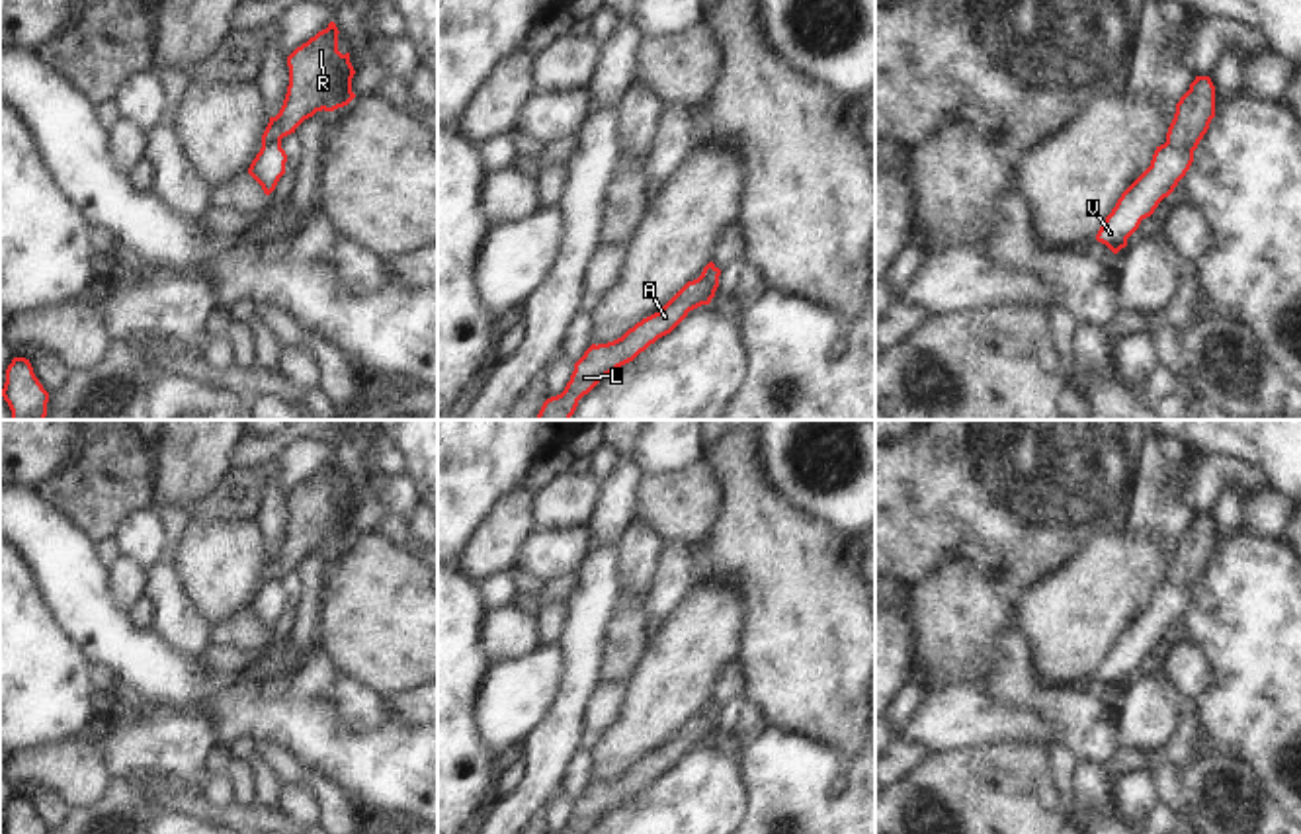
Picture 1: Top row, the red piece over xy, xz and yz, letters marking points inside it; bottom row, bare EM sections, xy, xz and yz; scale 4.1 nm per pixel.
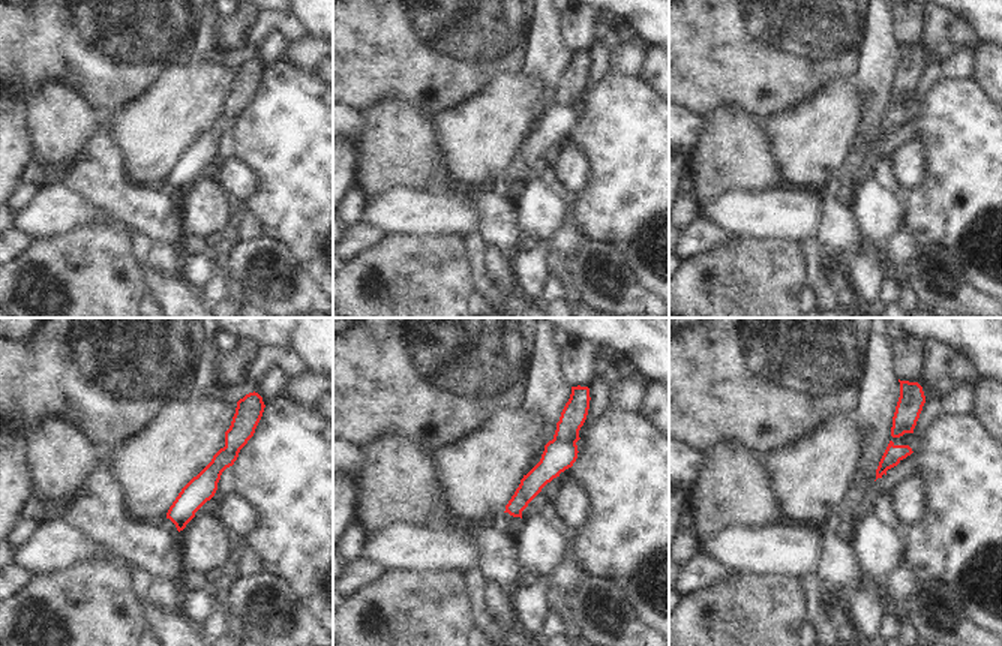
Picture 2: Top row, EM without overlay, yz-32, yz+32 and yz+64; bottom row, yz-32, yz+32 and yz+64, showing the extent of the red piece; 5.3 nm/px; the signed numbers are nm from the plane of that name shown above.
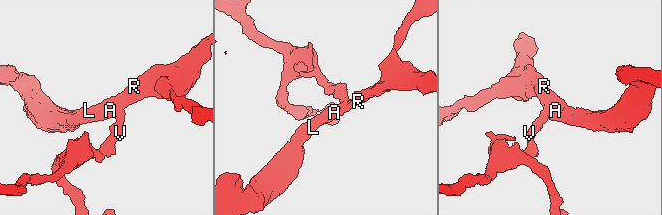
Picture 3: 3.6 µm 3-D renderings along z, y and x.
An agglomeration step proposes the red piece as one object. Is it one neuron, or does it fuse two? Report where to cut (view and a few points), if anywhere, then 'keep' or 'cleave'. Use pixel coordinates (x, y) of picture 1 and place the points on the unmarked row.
cut in yz along (1167, 579), (1192, 590); cleave

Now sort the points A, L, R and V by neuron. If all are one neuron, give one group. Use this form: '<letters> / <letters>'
A L R / V

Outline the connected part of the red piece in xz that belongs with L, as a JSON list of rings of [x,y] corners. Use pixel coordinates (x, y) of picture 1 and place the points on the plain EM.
[[[701,713],[688,719],[658,750],[637,760],[621,775],[608,781],[592,781],[574,801],[570,818],[557,834],[588,832],[606,813],[633,799],[658,775],[670,771],[690,748],[709,742],[711,736],[713,729]]]

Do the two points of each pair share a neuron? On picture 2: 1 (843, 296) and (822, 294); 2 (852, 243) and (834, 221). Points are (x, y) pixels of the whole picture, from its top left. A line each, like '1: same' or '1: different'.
1: different
2: same

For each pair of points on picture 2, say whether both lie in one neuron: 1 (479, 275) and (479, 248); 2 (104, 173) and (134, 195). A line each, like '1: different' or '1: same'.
1: same
2: same

